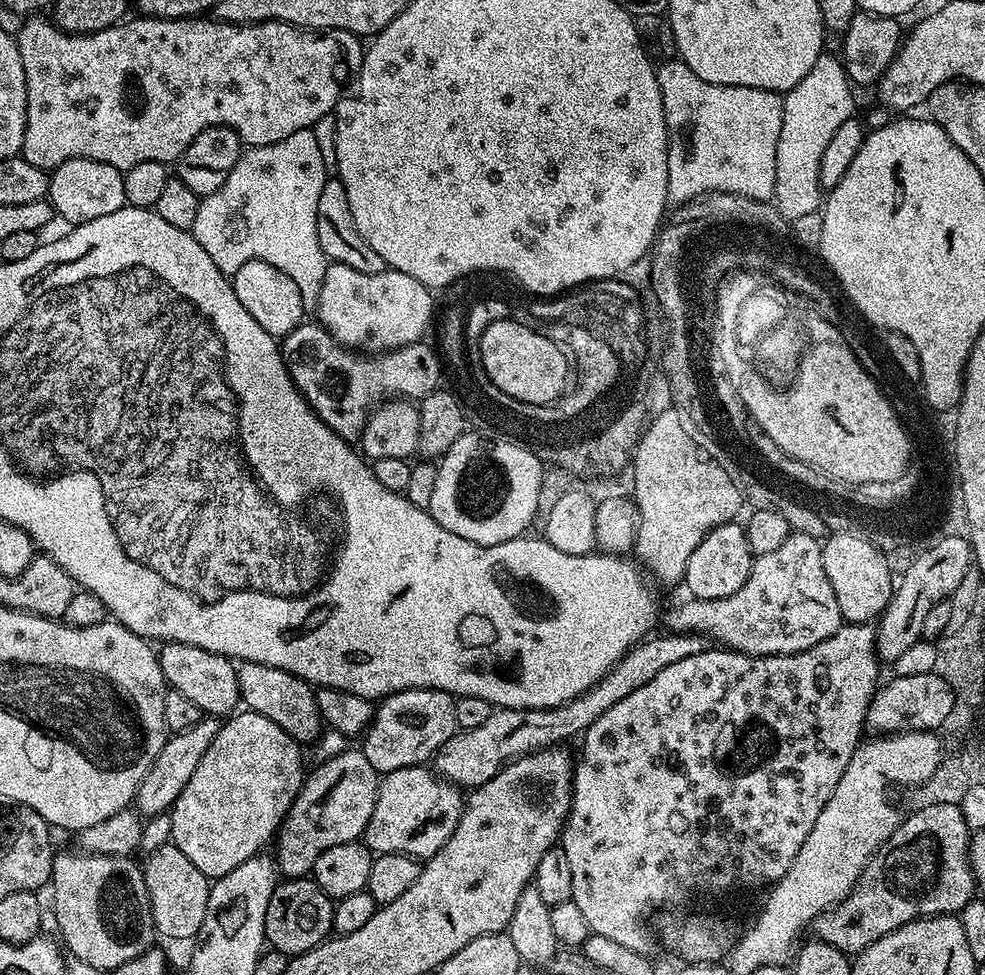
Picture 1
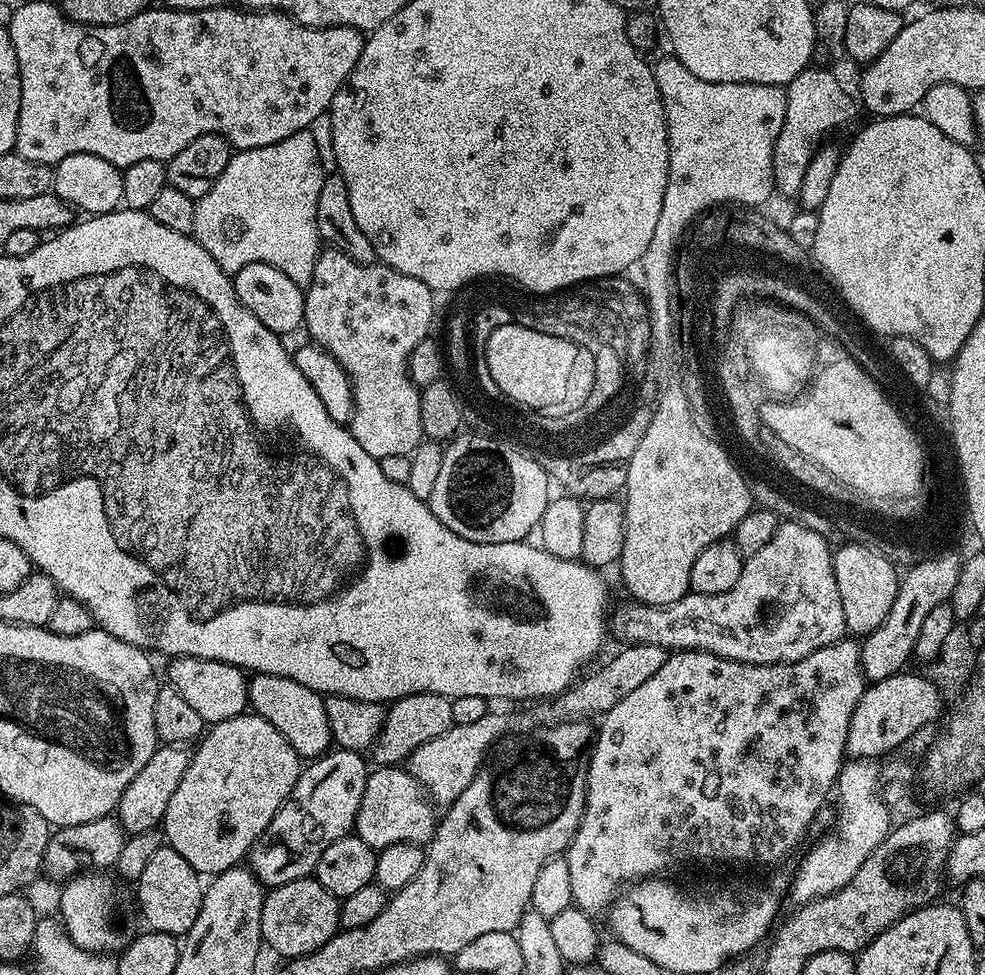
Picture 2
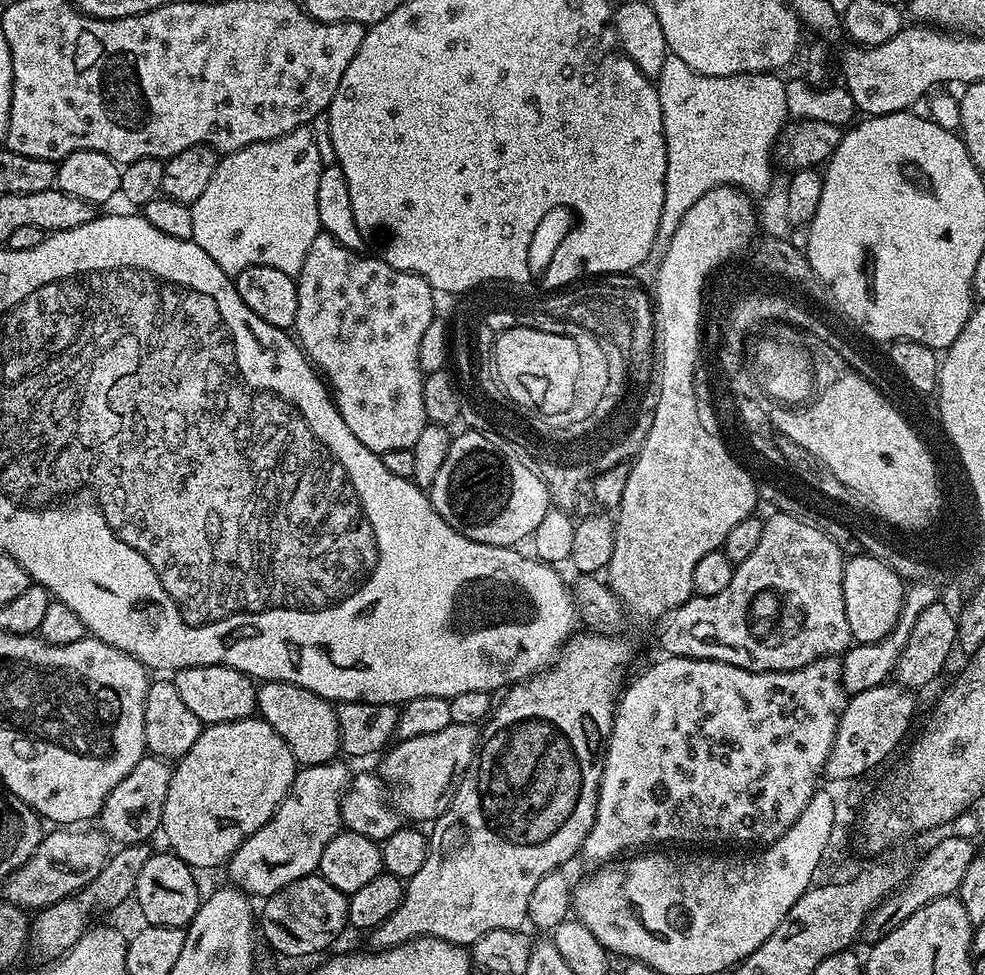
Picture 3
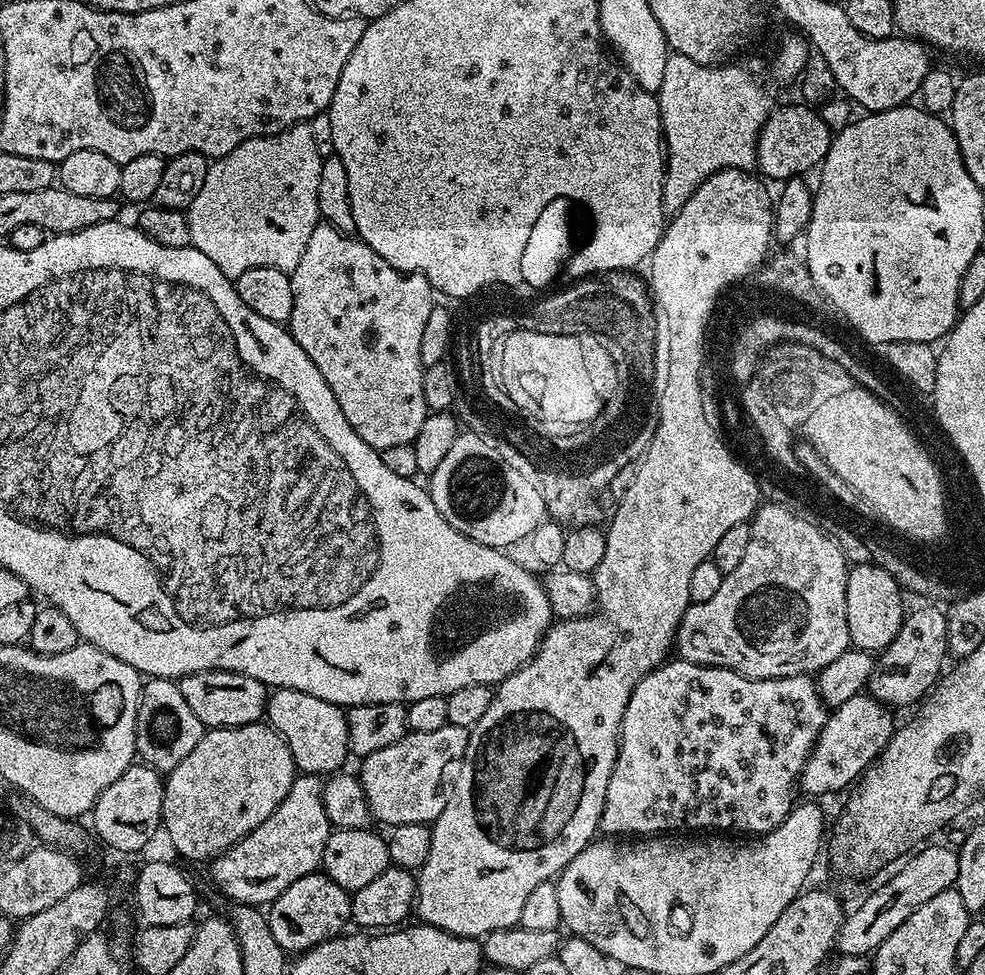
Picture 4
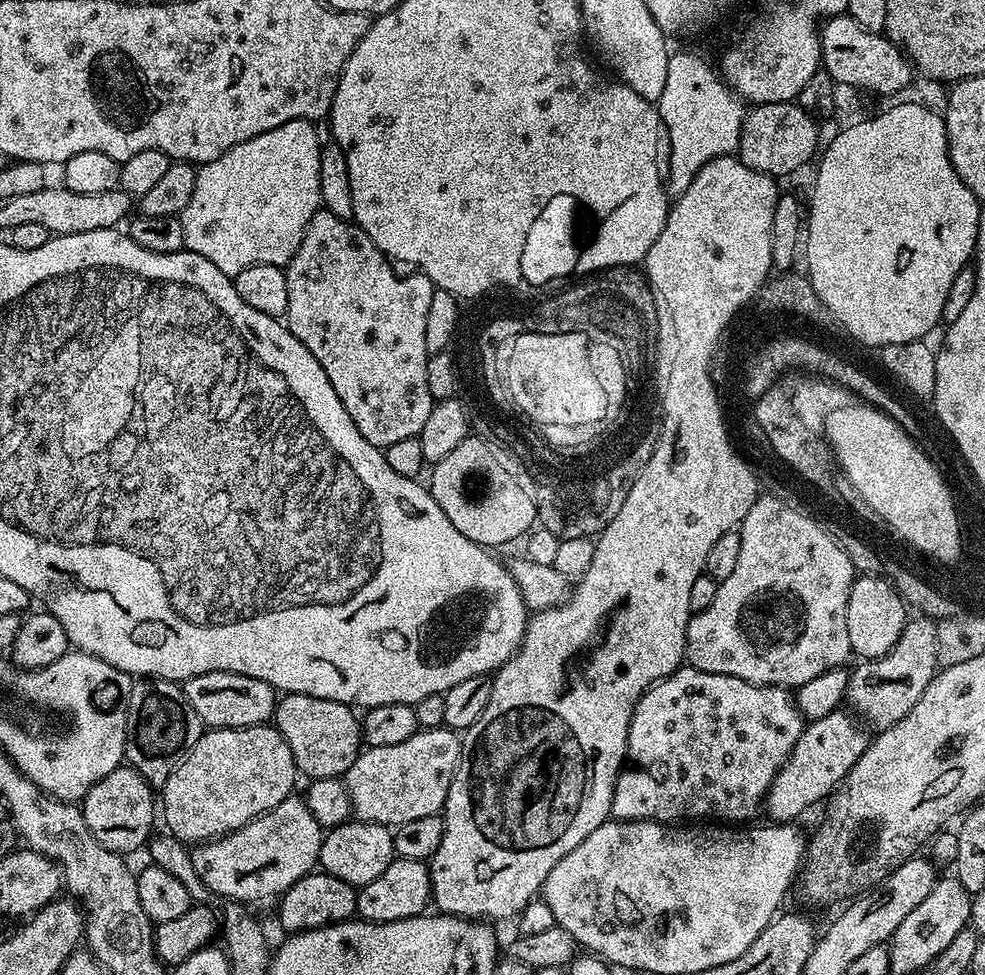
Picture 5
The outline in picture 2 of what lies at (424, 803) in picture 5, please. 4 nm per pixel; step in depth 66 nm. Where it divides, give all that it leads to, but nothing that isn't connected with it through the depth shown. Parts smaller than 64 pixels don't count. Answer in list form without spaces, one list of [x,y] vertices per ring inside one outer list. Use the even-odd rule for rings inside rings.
[[[496,710],[482,714],[482,718],[477,718],[467,726],[453,724],[445,732],[438,734],[438,738],[430,738],[430,742],[422,742],[418,750],[408,755],[406,761],[408,773],[418,781],[420,787],[437,805],[451,806],[458,798],[458,794],[462,794],[462,790],[466,790],[466,786],[474,782],[480,769],[485,767],[492,743],[502,739],[511,728],[511,718],[506,713]]]

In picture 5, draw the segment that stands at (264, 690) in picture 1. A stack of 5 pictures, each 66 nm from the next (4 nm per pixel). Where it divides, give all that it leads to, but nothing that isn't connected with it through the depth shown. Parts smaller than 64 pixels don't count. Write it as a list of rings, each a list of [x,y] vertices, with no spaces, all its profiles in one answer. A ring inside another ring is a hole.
[[[290,692],[279,697],[274,726],[294,754],[296,771],[309,781],[343,777],[362,751],[362,724],[353,705]]]

